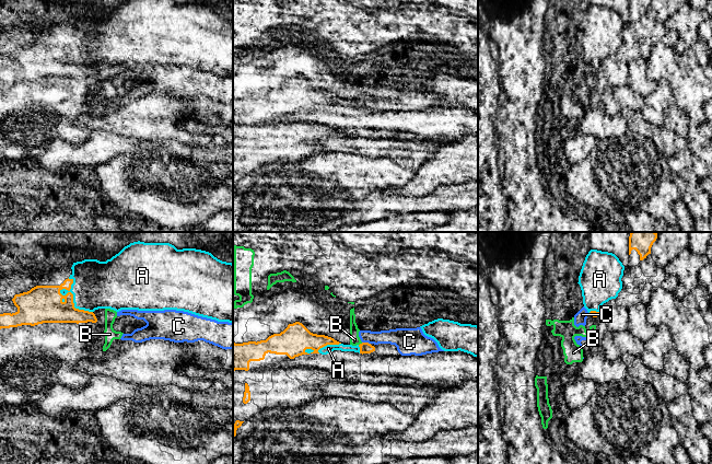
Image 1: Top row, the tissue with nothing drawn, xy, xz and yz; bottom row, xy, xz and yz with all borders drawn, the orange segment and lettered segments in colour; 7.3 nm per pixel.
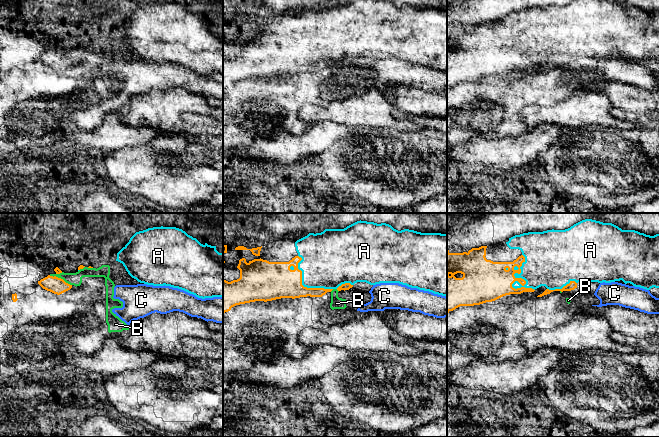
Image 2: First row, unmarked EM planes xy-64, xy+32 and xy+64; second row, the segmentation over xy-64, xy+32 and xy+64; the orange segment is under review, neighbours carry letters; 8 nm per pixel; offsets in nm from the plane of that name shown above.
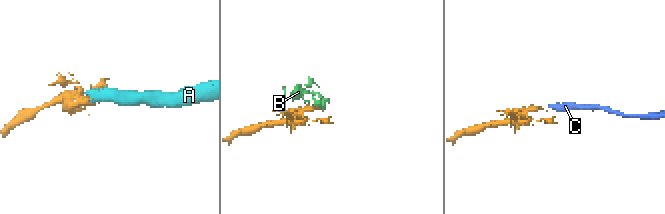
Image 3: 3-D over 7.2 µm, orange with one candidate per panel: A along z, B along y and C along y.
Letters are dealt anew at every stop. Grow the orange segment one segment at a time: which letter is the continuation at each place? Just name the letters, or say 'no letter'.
no letter

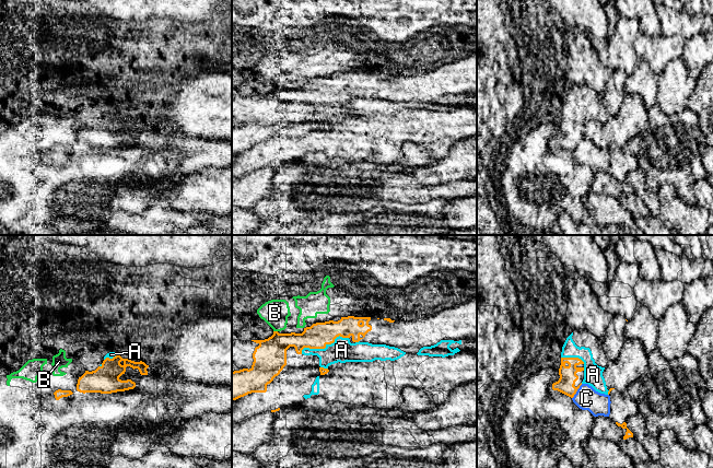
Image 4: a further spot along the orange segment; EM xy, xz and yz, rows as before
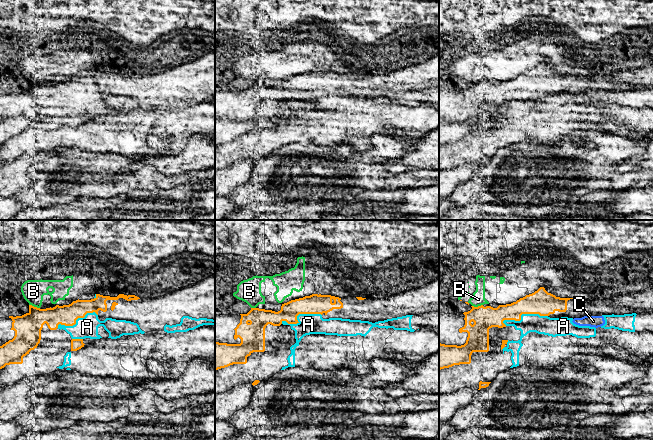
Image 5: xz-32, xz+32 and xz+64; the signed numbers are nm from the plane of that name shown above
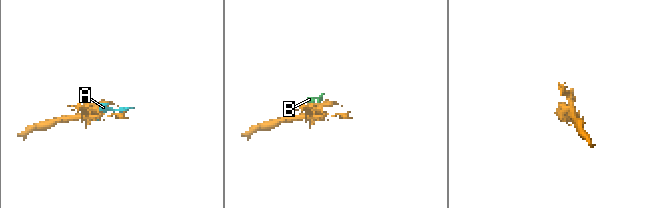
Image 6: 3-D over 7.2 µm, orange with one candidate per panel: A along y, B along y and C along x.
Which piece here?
no letter

